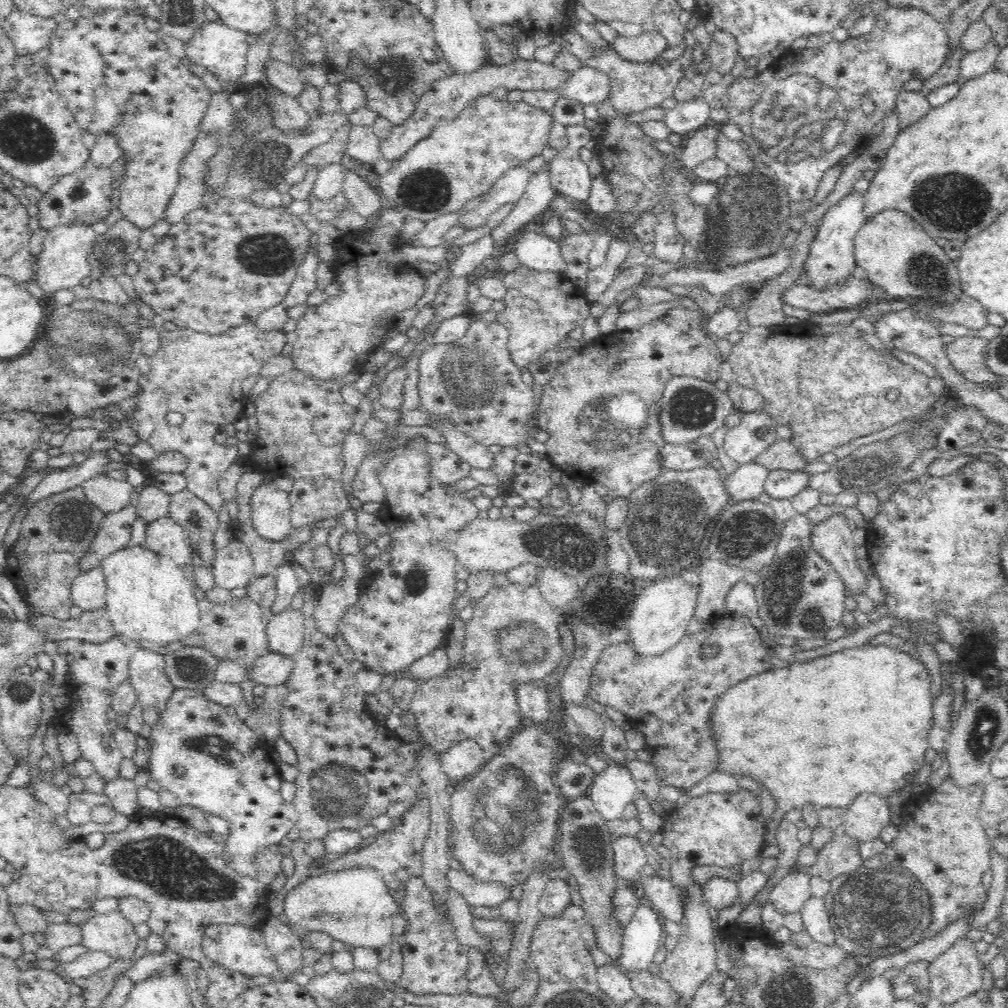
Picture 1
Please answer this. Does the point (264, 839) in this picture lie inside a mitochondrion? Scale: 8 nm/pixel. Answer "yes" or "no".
no

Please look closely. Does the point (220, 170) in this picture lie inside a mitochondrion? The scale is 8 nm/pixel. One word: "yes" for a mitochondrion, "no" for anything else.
yes

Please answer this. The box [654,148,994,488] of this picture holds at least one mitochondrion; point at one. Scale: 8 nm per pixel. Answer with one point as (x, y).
(750, 218)

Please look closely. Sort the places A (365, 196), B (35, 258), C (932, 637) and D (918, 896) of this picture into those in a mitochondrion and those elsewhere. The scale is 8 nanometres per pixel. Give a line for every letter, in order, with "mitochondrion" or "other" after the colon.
A: other
B: other
C: other
D: mitochondrion

